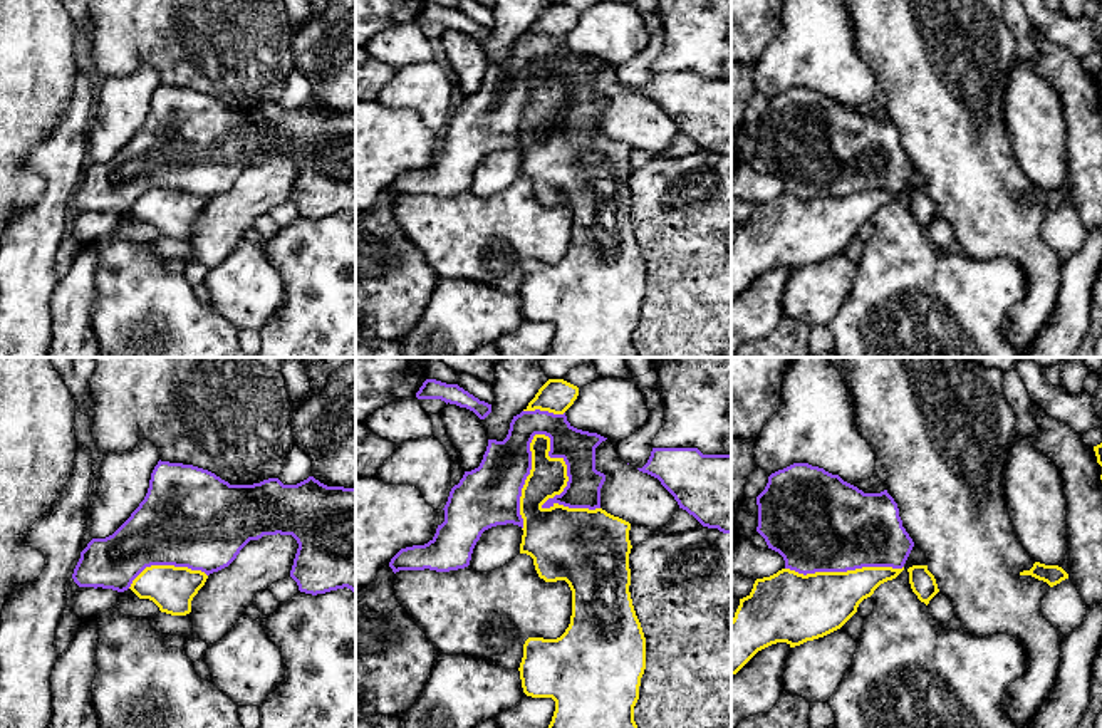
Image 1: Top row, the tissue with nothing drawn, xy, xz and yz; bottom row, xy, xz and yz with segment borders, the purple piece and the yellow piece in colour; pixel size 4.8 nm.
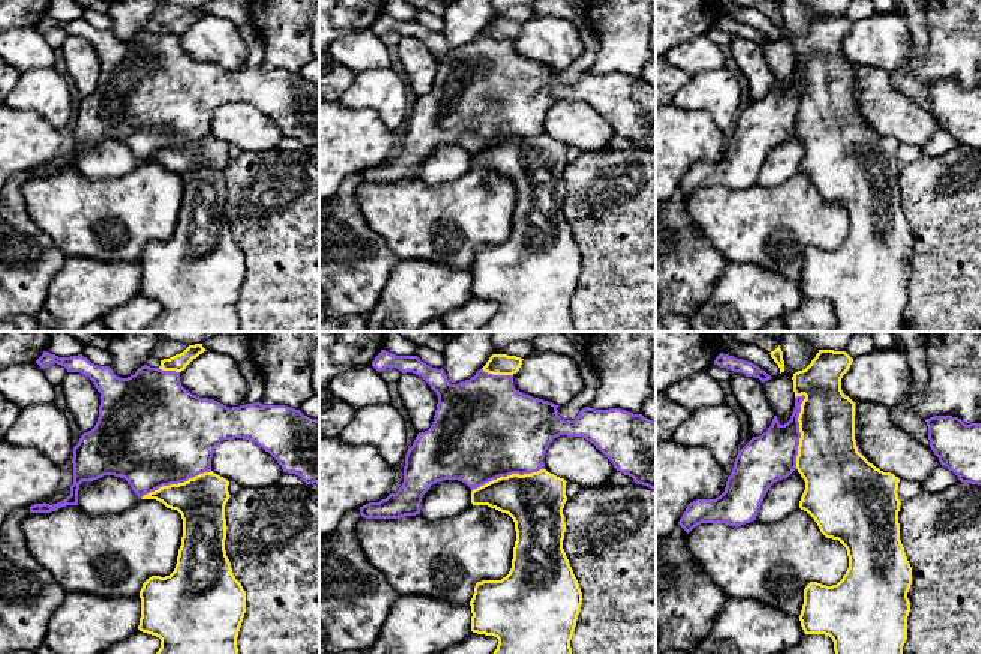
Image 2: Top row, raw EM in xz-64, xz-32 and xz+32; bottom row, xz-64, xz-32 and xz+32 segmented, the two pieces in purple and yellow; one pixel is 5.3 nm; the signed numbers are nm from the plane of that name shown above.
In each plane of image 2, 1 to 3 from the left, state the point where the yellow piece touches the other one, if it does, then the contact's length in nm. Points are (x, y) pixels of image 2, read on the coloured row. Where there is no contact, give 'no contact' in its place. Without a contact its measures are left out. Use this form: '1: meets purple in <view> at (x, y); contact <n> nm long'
1: meets purple in xz-64 at (176, 483); contact 400 nm long
2: meets purple in xz-32 at (507, 474); contact 420 nm long
3: meets purple in xz+32 at (798, 431); contact 400 nm long

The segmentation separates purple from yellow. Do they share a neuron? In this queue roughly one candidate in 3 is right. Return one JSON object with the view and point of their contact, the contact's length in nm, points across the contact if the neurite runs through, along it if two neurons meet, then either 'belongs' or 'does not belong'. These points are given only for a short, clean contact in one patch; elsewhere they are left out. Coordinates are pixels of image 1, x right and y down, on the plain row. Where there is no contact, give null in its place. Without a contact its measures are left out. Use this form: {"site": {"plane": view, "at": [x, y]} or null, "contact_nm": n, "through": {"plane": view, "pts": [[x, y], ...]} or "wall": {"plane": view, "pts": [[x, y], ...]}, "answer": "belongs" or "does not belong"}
{"site": {"plane": "xz", "at": [562, 116]}, "contact_nm": 480, "answer": "does not belong"}

